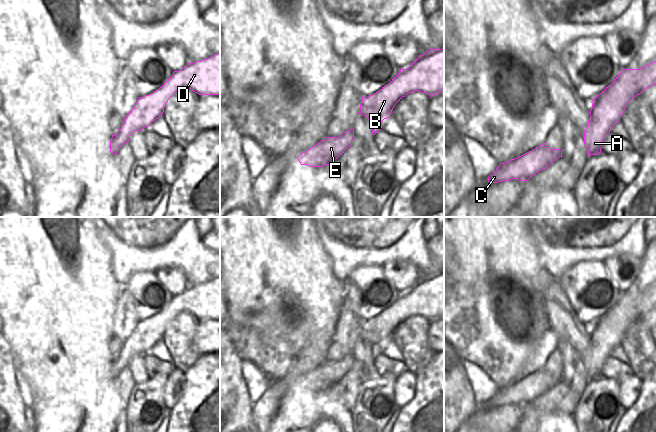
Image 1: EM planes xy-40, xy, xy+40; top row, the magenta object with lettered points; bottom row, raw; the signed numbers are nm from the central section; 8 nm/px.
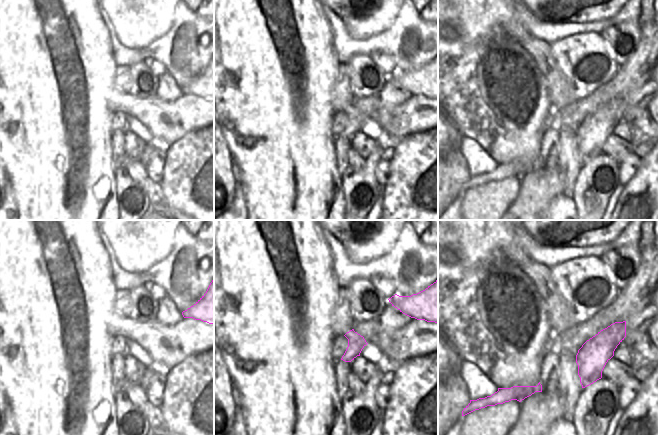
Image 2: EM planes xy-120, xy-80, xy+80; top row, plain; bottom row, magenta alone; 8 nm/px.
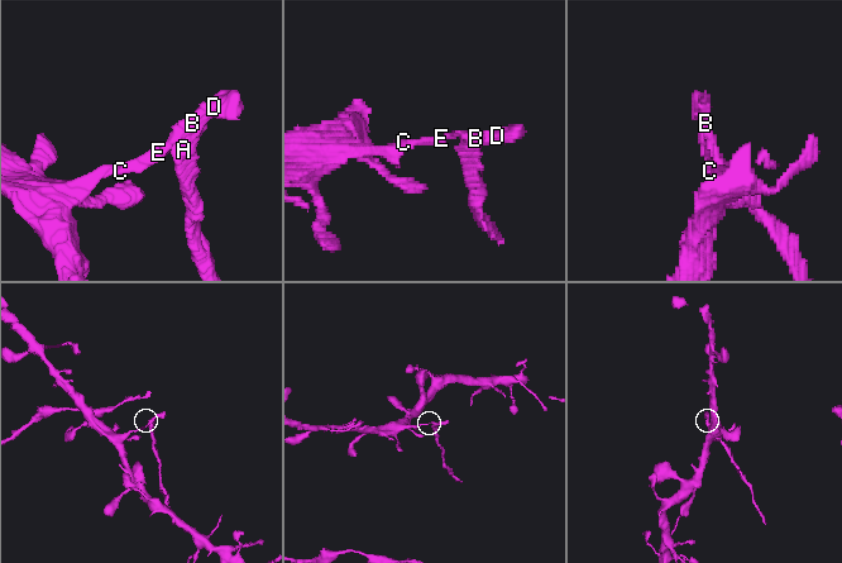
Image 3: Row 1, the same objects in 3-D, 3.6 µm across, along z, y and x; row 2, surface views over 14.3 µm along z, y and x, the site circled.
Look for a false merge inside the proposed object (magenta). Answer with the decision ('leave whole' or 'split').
split

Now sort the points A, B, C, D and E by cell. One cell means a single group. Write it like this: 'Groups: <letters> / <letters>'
Groups: A / B C D E.

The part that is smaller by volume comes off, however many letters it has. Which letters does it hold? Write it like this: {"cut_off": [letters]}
{"cut_off": ["A"]}

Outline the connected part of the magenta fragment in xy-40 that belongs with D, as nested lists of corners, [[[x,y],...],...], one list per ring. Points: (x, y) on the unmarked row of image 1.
[[[220,277],[188,287],[181,294],[174,295],[159,313],[139,321],[134,332],[124,341],[120,354],[112,359],[110,376],[116,379],[135,355],[148,352],[153,345],[162,341],[168,324],[179,313],[191,313],[199,319],[220,319]]]

